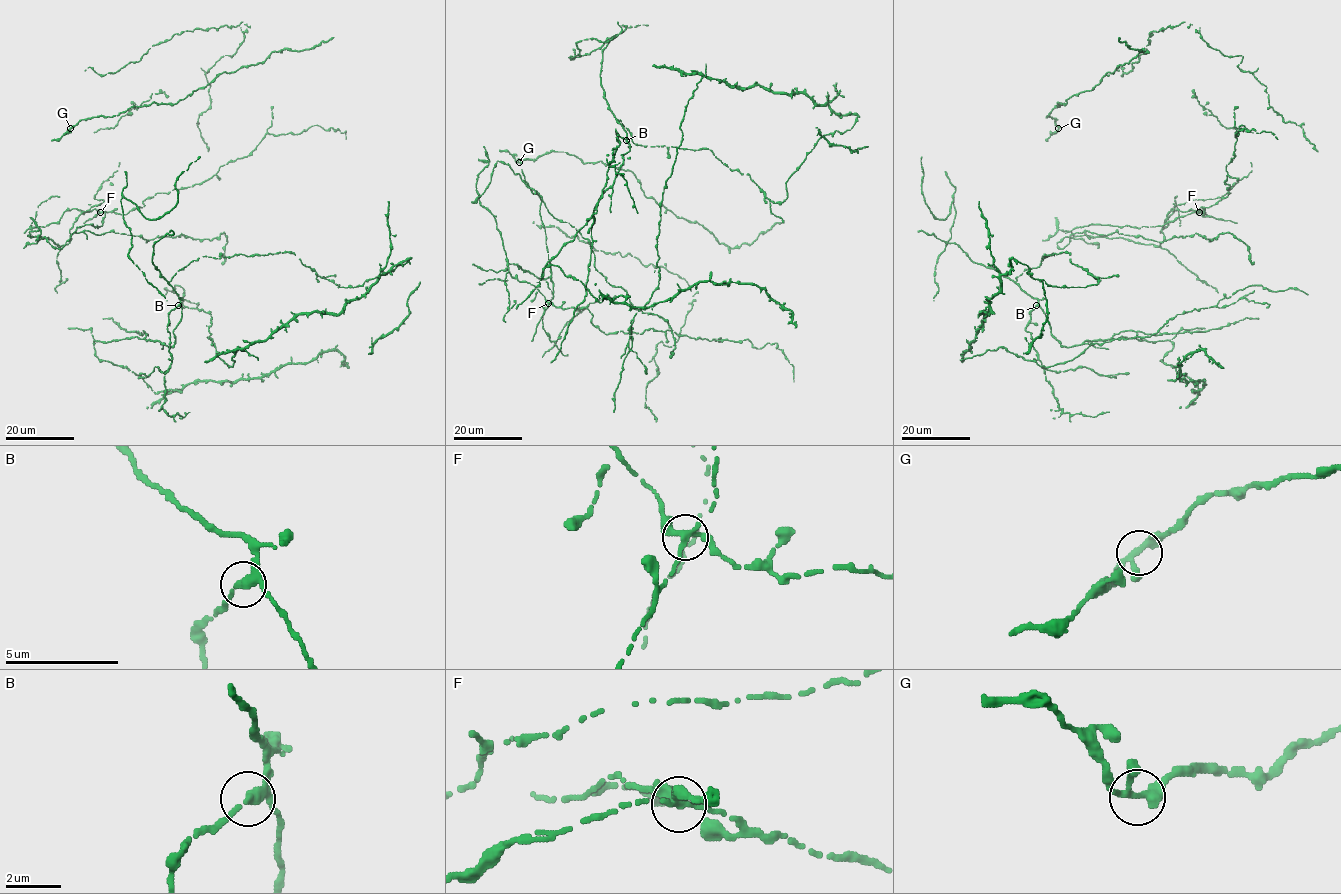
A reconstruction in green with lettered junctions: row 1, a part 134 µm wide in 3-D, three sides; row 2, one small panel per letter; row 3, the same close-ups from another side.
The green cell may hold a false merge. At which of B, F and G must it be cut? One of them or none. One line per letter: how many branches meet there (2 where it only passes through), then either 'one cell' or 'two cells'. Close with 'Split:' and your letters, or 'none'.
B: branches 3; one cell
F: branches 3; two cells
G: branches 3; one cell
Split: F

